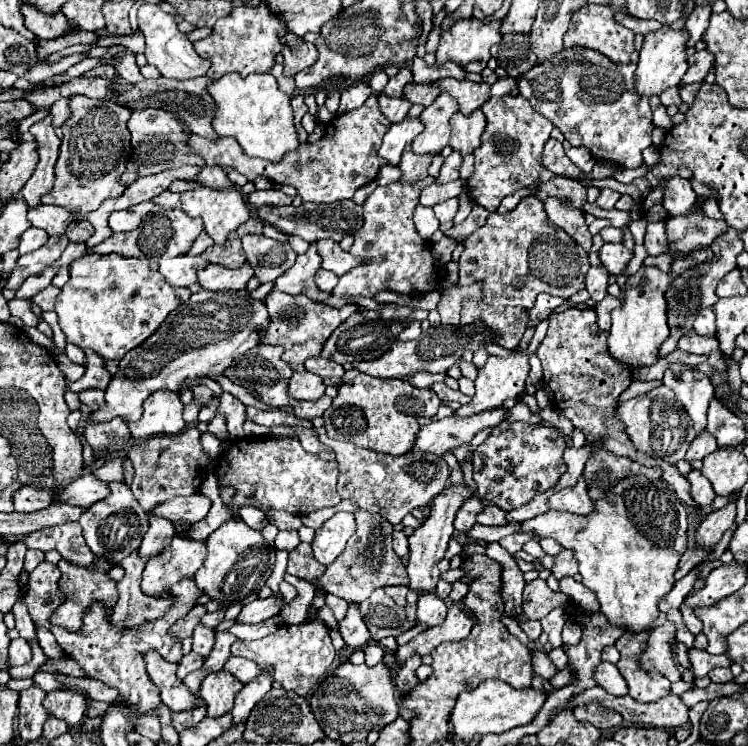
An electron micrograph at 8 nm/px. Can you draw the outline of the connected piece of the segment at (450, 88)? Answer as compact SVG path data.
M438 79L436 87L440 91L448 91L460 105L464 115L480 109L484 101L490 97L490 85L486 83L472 83L472 81L456 81L456 79Z

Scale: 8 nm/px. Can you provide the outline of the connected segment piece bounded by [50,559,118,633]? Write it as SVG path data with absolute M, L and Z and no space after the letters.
M96 559L96 561L98 561L98 569L96 569L96 571L82 569L82 567L78 567L78 565L68 563L68 561L60 561L60 563L58 563L58 567L60 567L60 571L62 571L62 577L60 577L60 581L58 581L58 589L60 589L60 593L64 595L64 603L54 611L54 615L52 615L52 619L50 619L54 625L60 625L60 627L70 629L70 631L74 631L74 633L80 631L80 629L82 629L82 623L84 623L84 621L82 621L84 615L88 613L88 607L92 607L94 603L102 603L102 607L106 607L108 615L112 613L112 607L114 607L114 603L116 603L116 599L118 599L116 583L106 577L106 571L108 571L112 565L108 565L106 559Z

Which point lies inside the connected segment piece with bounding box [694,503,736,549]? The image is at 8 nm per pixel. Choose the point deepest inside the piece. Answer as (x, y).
(711, 530)

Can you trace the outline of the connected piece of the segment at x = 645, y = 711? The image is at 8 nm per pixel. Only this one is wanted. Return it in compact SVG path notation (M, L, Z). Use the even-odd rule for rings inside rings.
M592 687L576 695L564 709L574 709L576 705L600 703L602 707L618 711L628 723L644 723L662 729L678 729L688 725L688 707L678 695L666 695L654 703L638 703L630 695L616 697L606 693L602 687Z

